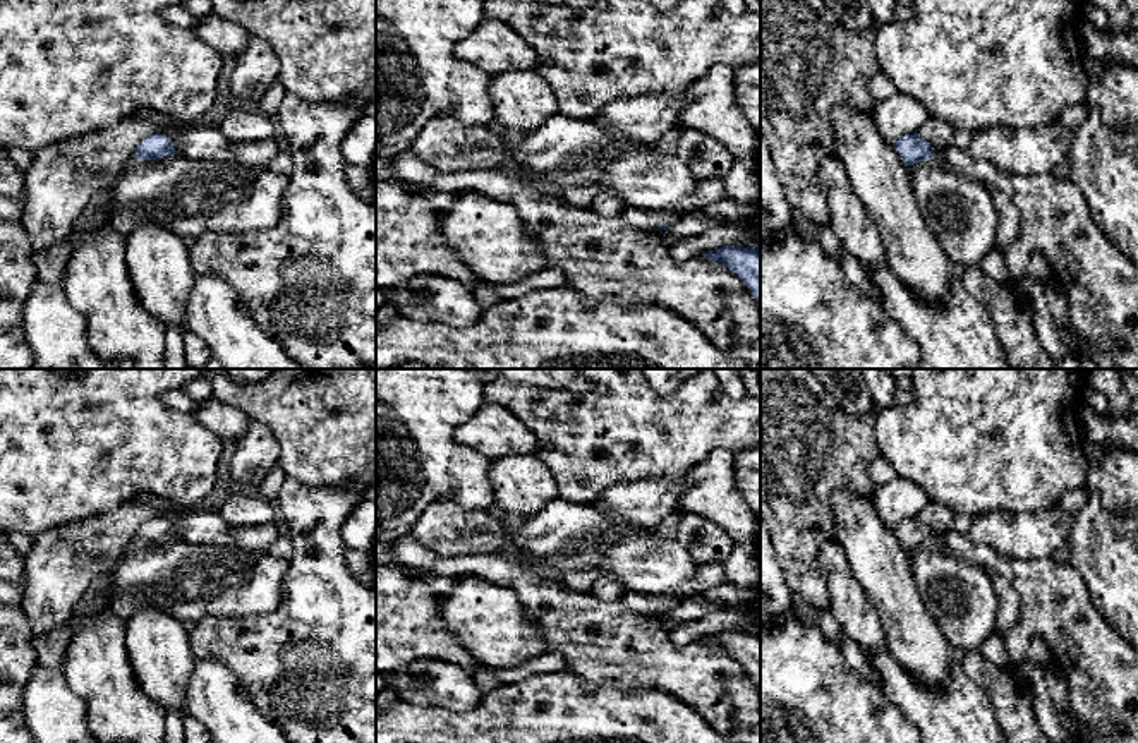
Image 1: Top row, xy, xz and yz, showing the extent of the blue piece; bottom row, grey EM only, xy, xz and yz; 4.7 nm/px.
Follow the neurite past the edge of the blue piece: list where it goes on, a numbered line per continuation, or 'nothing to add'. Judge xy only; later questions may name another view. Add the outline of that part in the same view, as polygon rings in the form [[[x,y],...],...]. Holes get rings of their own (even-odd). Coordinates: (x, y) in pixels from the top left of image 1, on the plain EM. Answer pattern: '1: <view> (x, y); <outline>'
nothing to add

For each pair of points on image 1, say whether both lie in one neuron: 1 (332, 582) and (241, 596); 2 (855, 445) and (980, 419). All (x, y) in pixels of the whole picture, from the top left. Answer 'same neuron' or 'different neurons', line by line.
1: different neurons
2: different neurons

